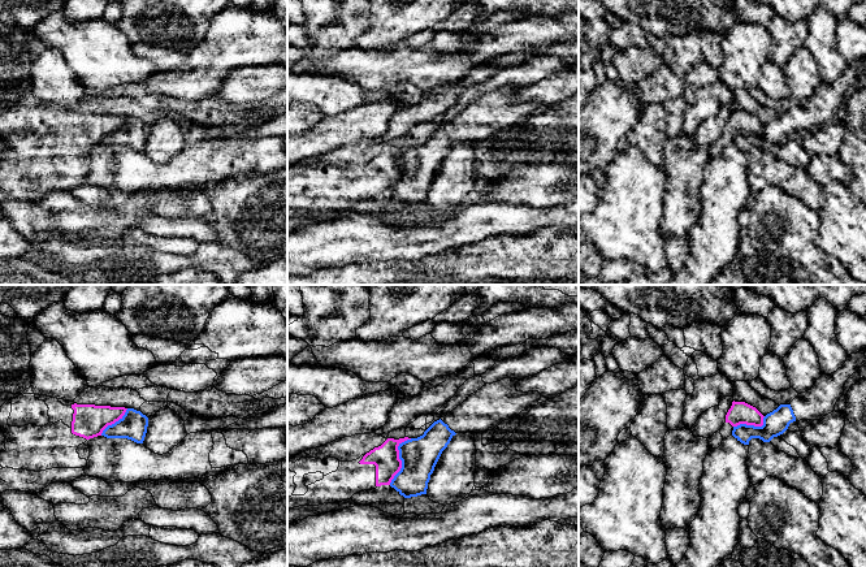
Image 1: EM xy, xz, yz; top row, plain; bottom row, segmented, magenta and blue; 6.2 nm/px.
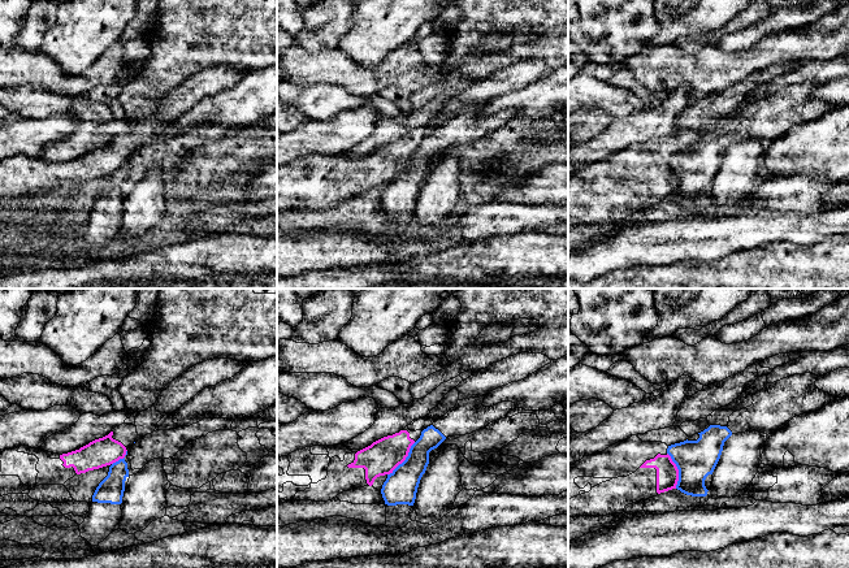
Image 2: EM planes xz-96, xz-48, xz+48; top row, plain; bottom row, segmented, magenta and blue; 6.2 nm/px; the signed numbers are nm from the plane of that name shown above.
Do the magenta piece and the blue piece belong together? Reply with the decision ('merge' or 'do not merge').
do not merge

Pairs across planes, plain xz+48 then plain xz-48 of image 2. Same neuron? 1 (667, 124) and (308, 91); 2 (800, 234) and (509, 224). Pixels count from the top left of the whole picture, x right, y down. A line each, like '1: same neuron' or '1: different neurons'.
1: different neurons
2: same neuron

